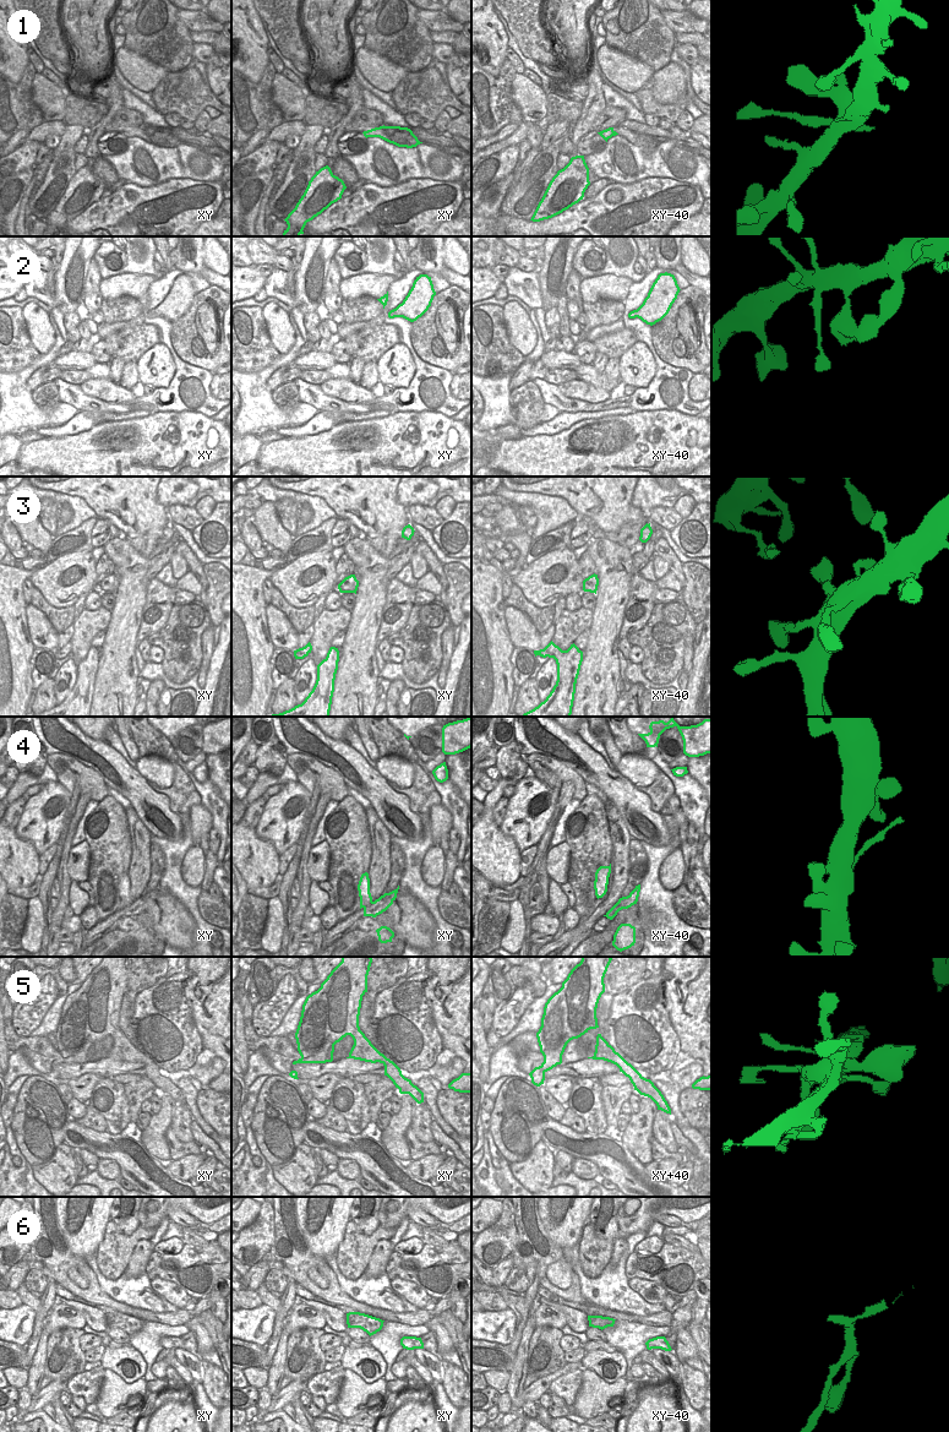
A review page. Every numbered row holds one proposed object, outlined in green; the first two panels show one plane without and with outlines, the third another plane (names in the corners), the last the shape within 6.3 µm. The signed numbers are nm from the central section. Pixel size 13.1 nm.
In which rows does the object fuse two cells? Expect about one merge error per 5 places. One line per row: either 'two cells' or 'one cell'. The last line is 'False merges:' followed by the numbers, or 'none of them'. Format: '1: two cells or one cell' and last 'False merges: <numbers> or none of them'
1: two cells
2: one cell
3: one cell
4: one cell
5: one cell
6: one cell
False merges: 1

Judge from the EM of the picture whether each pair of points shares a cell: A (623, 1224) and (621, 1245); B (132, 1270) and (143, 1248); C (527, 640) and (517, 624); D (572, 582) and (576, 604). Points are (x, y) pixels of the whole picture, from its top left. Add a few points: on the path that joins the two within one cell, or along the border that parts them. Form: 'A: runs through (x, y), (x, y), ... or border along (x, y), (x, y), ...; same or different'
A: border along (617, 1237), (625, 1239); different
B: runs through (136, 1266), (141, 1253); same
C: runs through (525, 636), (521, 627); same
D: border along (579, 593), (570, 593), (565, 597); different

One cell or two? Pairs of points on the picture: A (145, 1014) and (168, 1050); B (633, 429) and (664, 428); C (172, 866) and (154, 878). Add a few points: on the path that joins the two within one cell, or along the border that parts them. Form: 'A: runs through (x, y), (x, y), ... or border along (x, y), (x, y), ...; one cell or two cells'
A: runs through (153, 1023), (168, 1038), (168, 1041); one cell
B: runs through (641, 429), (654, 429), (656, 426); one cell
C: border along (156, 844), (164, 856), (164, 875), (158, 885); two cells

